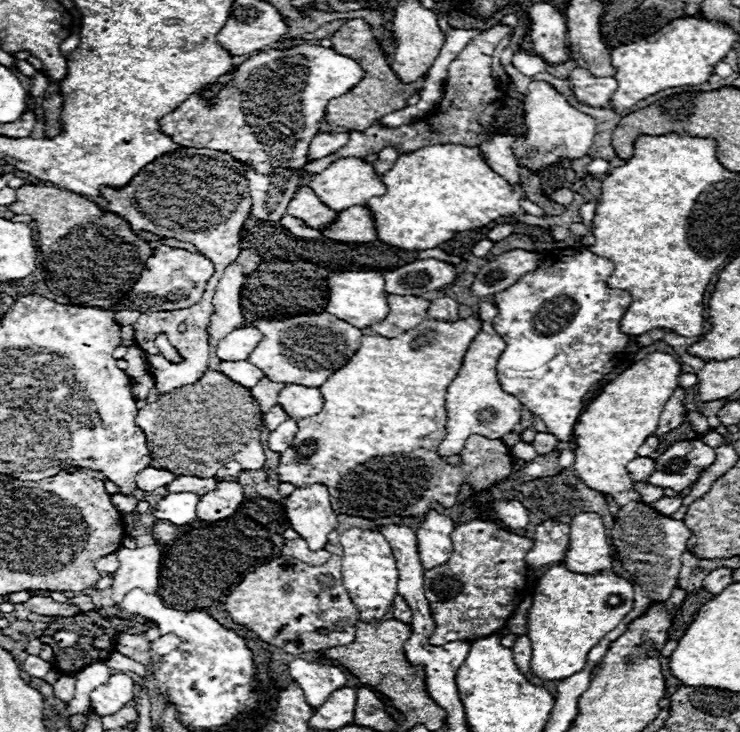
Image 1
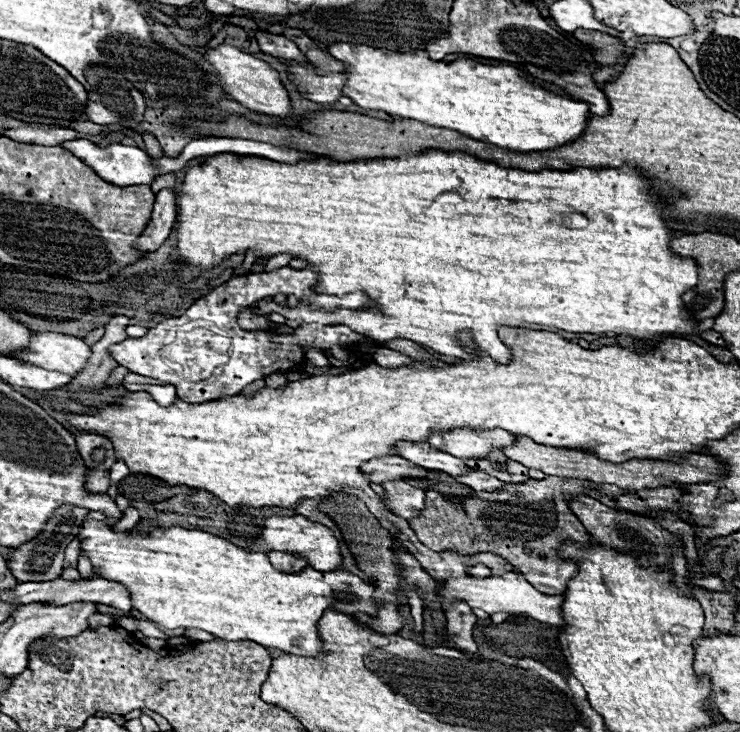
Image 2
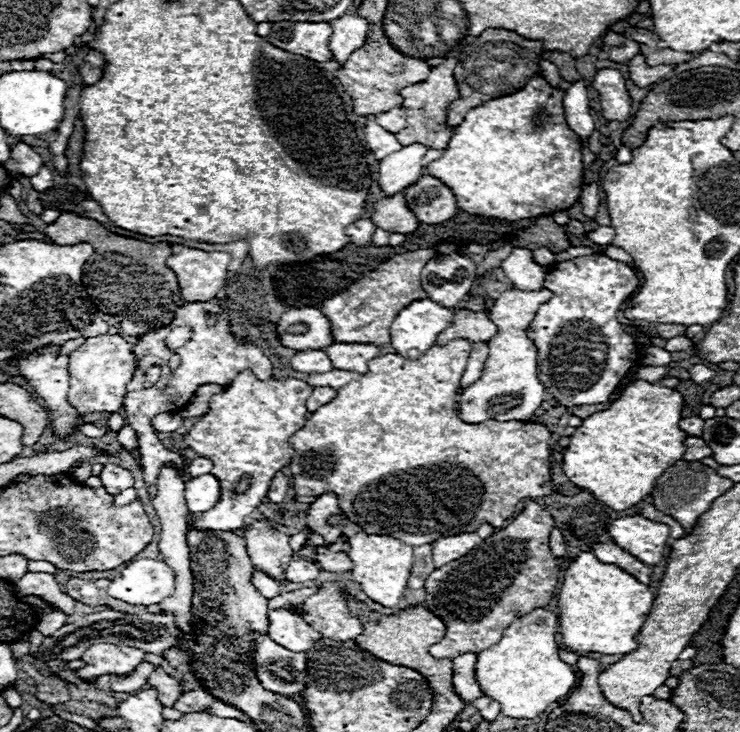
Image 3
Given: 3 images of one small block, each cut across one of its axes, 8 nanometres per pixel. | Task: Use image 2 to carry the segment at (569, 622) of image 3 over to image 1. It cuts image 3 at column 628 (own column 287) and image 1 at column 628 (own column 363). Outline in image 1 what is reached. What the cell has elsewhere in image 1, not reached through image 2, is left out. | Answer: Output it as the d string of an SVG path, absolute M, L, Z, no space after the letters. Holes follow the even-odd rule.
M558 564L548 568L536 584L528 610L528 638L532 640L530 672L544 680L564 680L586 666L588 652L612 632L632 610L634 584L612 570L576 574Z

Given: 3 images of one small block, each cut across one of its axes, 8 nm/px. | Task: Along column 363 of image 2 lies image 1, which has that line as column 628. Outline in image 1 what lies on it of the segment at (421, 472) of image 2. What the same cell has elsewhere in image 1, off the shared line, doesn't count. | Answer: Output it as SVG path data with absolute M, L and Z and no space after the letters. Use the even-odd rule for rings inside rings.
M640 456L640 458L632 460L632 464L628 464L628 472L630 472L632 480L636 480L636 482L648 478L654 470L656 470L656 460L644 458L644 456Z

